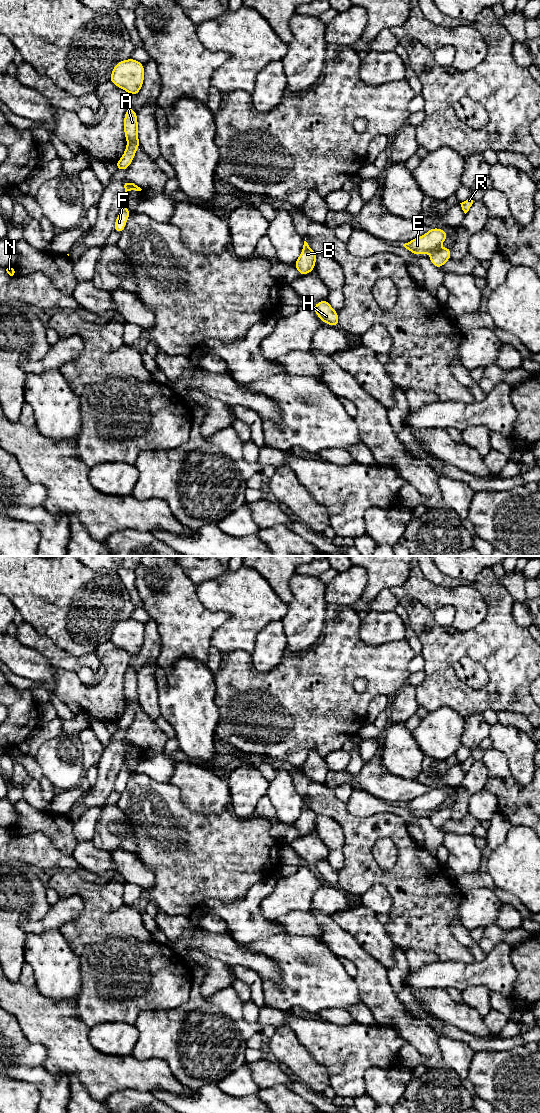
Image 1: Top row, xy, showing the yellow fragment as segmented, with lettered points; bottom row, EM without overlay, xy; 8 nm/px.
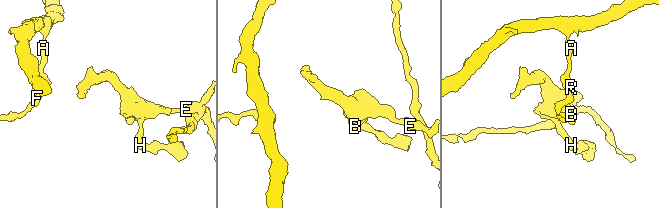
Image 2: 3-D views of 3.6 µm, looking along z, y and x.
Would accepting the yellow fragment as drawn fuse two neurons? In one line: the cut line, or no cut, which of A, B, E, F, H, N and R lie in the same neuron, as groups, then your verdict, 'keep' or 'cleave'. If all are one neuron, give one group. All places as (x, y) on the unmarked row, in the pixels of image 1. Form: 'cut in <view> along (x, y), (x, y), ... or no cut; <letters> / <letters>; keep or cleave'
cut in xy along (437, 808), (431, 811); A F N / B E H R; cleave

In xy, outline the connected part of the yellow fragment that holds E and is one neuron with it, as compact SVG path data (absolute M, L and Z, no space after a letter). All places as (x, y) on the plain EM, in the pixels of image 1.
M430 788L430 790L405 804L403 806L414 815L421 815L438 809L448 798L448 794L441 788Z

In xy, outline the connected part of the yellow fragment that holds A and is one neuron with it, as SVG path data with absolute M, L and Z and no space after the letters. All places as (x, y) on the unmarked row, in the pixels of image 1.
M130 666L126 669L124 677L124 695L127 699L127 706L120 720L115 724L116 729L126 731L132 723L136 710L140 707L138 698L137 672Z

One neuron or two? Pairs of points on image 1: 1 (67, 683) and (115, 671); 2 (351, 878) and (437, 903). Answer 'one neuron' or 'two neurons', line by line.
1: one neuron
2: one neuron

